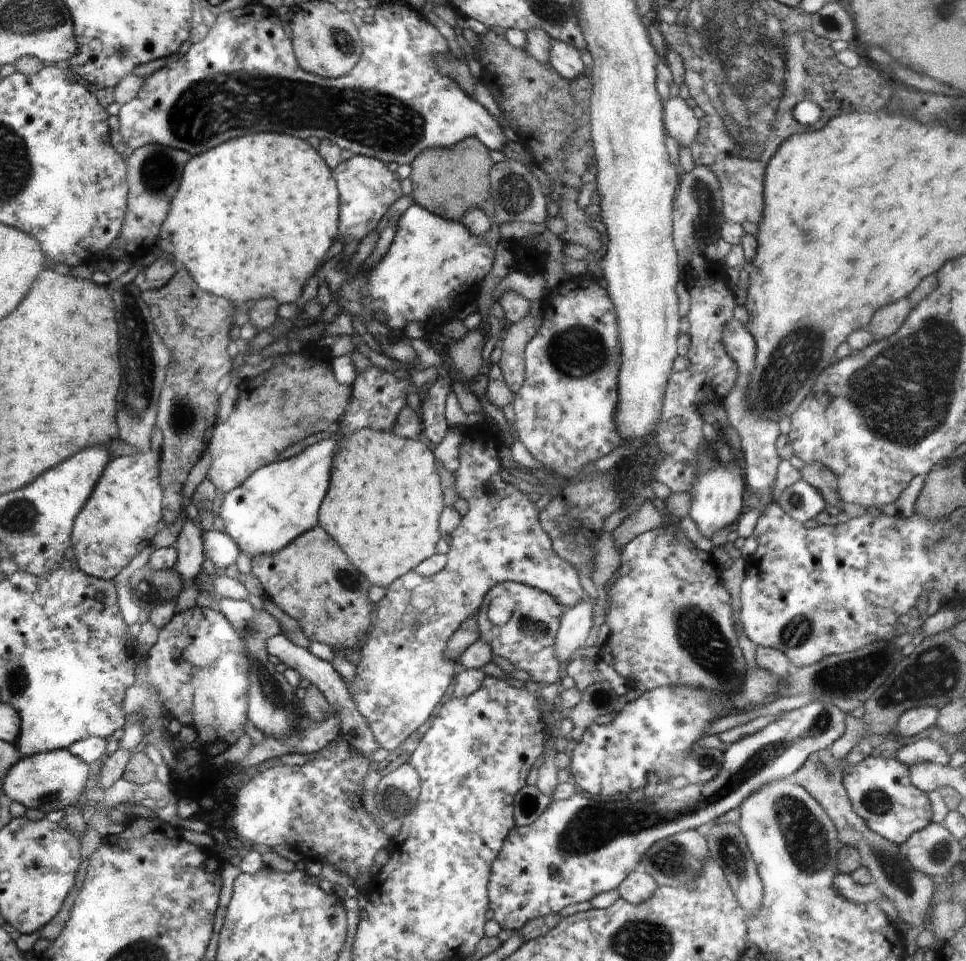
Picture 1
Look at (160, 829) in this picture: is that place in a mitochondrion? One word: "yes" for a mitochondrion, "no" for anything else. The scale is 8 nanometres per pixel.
no

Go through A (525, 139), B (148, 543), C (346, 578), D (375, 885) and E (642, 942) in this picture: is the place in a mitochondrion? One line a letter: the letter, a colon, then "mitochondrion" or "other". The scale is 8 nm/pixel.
A: other
B: other
C: mitochondrion
D: other
E: mitochondrion

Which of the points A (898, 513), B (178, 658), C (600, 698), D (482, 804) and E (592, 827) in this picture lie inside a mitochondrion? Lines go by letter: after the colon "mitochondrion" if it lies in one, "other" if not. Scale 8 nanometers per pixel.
A: other
B: other
C: mitochondrion
D: other
E: mitochondrion

